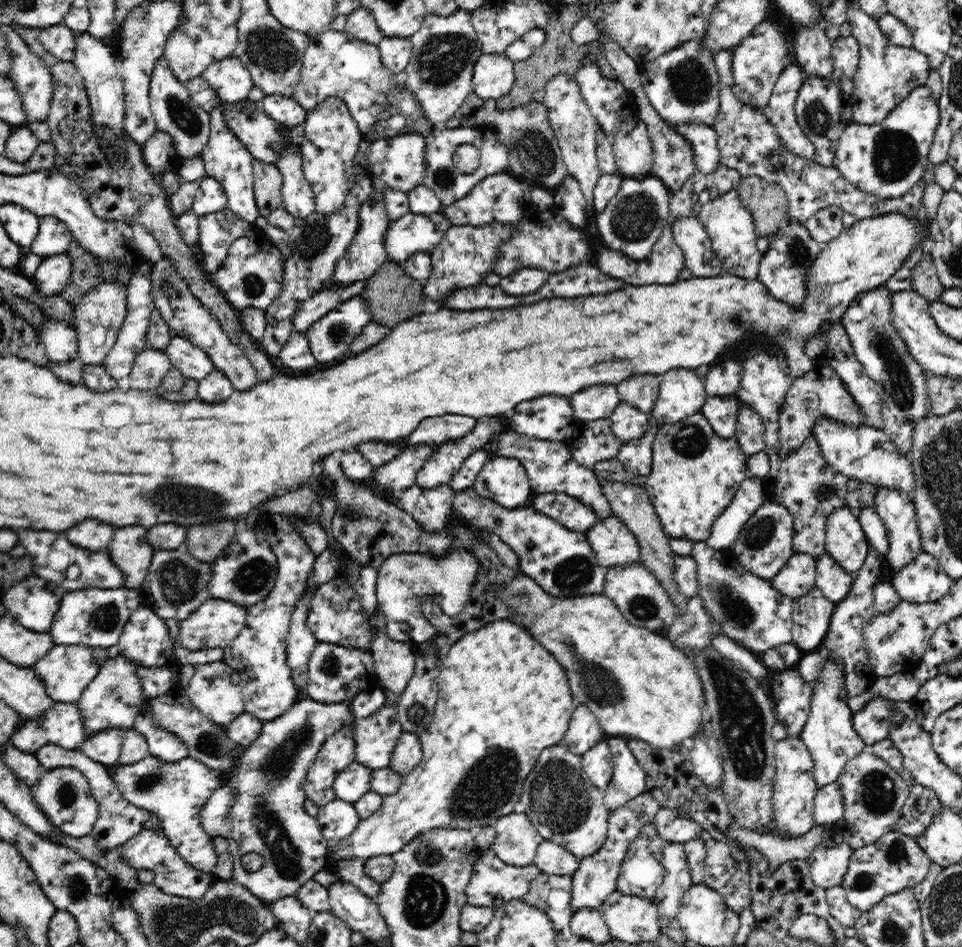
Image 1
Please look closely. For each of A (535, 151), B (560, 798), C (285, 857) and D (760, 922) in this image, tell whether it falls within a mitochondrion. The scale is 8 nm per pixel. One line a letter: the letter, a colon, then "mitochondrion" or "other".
A: mitochondrion
B: mitochondrion
C: mitochondrion
D: other

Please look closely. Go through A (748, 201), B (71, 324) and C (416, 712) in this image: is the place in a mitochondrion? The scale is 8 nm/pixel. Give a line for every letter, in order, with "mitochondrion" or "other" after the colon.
A: other
B: other
C: mitochondrion

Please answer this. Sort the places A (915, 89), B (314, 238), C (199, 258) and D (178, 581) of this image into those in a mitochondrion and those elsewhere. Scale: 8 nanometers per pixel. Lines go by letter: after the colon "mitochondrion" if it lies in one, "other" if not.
A: other
B: mitochondrion
C: other
D: mitochondrion

